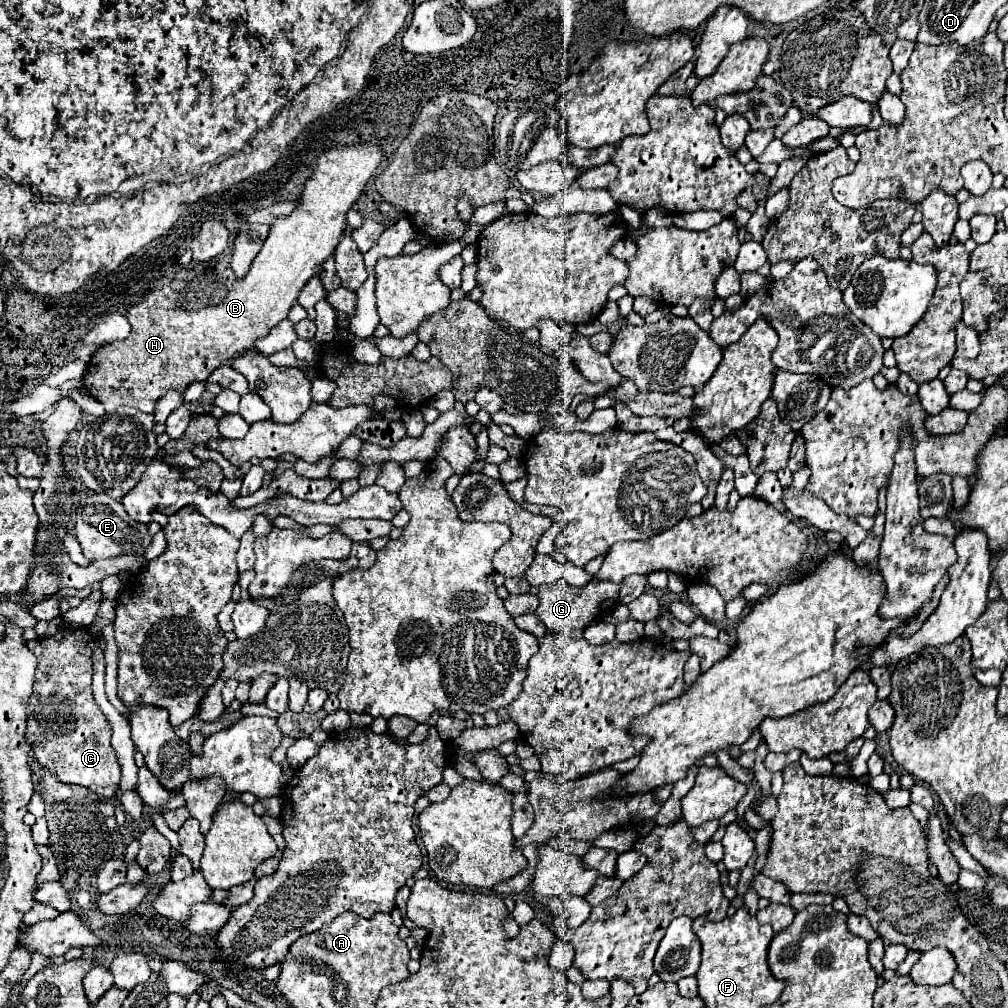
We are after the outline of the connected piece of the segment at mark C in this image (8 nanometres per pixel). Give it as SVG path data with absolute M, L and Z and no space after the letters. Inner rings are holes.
M67 629L67 631L57 631L51 637L43 639L33 639L27 643L27 647L37 655L37 681L33 685L33 695L29 699L31 709L35 711L35 717L27 721L27 731L25 739L29 739L29 745L33 747L33 757L37 763L47 767L51 773L59 777L63 783L75 783L91 789L93 793L101 797L113 797L119 789L121 781L121 767L117 763L115 751L111 747L111 725L99 705L93 699L91 693L91 653L95 645L99 643L99 637L95 637L89 629Z

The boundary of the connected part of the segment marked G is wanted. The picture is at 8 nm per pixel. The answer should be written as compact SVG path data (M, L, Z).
M559 579L557 583L539 587L537 597L539 597L541 605L535 613L547 625L549 631L559 631L559 633L569 633L573 629L583 631L589 623L593 623L595 619L601 619L603 615L607 615L611 611L613 605L617 605L619 589L621 589L621 583L605 583L605 581L591 579L589 583L585 583L581 587L573 587L565 579Z

